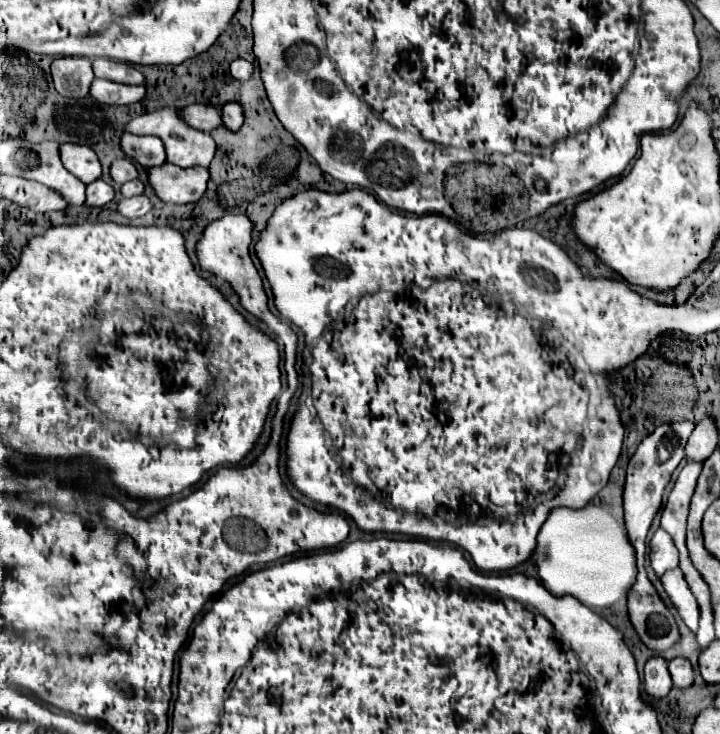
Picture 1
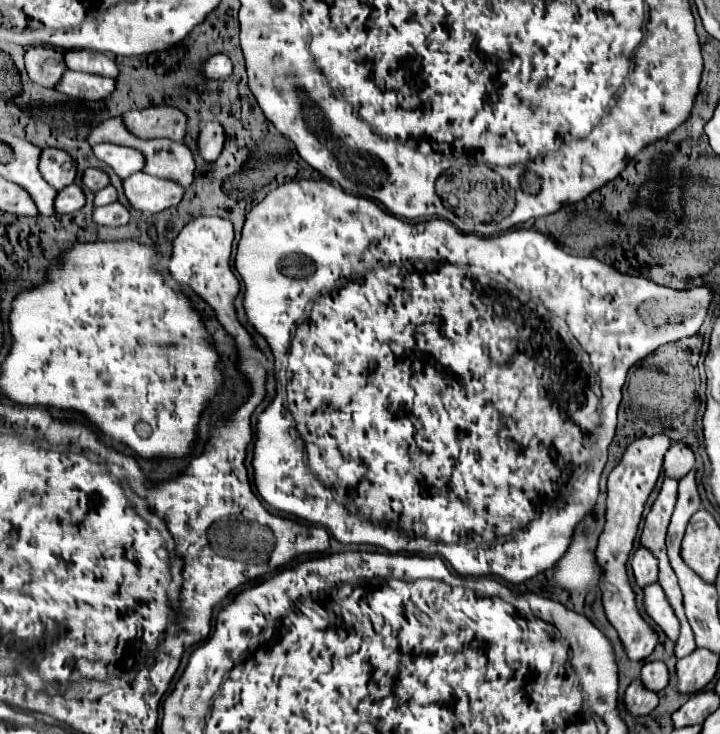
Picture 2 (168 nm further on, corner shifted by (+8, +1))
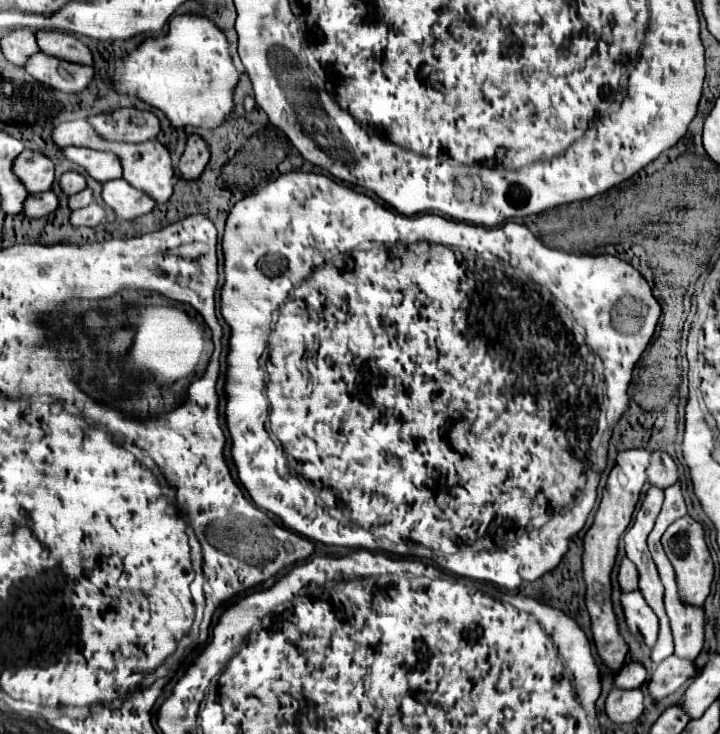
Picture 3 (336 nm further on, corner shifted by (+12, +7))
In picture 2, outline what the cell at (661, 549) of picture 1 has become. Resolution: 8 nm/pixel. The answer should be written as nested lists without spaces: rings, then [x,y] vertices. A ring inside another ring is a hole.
[[[638,547],[638,551],[632,557],[632,573],[636,577],[638,587],[646,587],[652,581],[658,579],[658,563],[656,557],[646,549],[646,547]]]

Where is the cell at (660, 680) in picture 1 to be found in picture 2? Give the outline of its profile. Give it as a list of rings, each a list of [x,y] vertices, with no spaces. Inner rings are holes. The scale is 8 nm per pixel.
[[[632,681],[632,685],[624,693],[624,707],[630,715],[648,715],[658,705],[658,695],[654,691],[646,691],[640,681]]]

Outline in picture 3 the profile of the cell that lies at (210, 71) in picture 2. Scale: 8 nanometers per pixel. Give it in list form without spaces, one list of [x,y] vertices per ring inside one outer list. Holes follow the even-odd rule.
[[[178,15],[170,21],[170,33],[158,39],[146,39],[140,49],[116,61],[112,83],[118,91],[136,95],[148,105],[166,113],[174,127],[216,127],[230,113],[232,89],[238,83],[238,73],[228,55],[228,45],[218,27],[198,15]],[[188,29],[196,29],[188,37]],[[152,47],[154,51],[144,51]],[[188,89],[196,95],[188,95]]]

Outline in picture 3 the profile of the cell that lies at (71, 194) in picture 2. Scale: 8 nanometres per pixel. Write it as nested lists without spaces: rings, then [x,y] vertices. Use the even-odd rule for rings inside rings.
[[[48,189],[44,193],[34,193],[28,197],[28,205],[24,205],[24,215],[26,217],[44,217],[50,215],[58,209],[58,195]]]

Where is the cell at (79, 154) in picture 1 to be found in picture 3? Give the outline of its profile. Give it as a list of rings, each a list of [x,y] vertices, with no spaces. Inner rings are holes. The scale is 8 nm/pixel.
[[[26,149],[16,159],[16,175],[28,185],[30,193],[48,191],[54,183],[54,163],[44,153]]]

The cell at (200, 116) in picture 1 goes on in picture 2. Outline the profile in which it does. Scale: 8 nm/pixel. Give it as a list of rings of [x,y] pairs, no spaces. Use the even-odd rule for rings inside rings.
[[[148,107],[142,111],[126,111],[124,125],[140,139],[172,139],[182,141],[186,135],[186,115],[174,107]]]

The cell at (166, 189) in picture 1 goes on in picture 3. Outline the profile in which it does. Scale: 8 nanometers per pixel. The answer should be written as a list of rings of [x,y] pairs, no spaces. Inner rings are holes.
[[[124,177],[104,183],[102,189],[104,203],[116,211],[118,219],[136,219],[138,215],[150,213],[156,201],[144,191],[132,187]]]

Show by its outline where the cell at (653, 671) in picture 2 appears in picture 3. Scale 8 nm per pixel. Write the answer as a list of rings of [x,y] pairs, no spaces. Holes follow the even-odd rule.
[[[636,661],[626,663],[614,677],[614,685],[620,689],[636,689],[642,687],[644,683],[646,683],[646,669]]]

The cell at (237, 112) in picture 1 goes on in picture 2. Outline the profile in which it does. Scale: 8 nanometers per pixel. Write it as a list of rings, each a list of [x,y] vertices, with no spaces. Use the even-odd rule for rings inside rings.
[[[210,121],[198,137],[198,153],[206,163],[212,163],[220,157],[224,145],[224,129],[218,121]]]

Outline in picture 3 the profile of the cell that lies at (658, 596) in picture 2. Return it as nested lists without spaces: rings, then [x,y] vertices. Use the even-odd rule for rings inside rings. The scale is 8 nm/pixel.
[[[636,589],[622,595],[622,607],[626,615],[626,623],[634,633],[640,633],[644,637],[644,643],[648,647],[654,647],[658,637],[658,617],[646,603],[644,595]]]

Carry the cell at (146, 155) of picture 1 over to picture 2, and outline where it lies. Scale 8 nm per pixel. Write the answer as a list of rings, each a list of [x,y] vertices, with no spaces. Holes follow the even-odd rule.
[[[100,143],[92,147],[96,159],[106,163],[122,181],[128,179],[132,173],[142,171],[144,167],[144,155],[130,147],[120,147],[112,143]]]

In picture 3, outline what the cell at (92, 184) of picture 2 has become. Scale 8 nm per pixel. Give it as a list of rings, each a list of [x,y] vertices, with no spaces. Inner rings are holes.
[[[68,171],[68,173],[64,173],[62,179],[60,179],[60,187],[62,187],[62,191],[64,191],[66,195],[80,193],[86,185],[88,185],[88,183],[86,183],[86,177],[84,177],[82,173],[78,173],[78,171]]]

